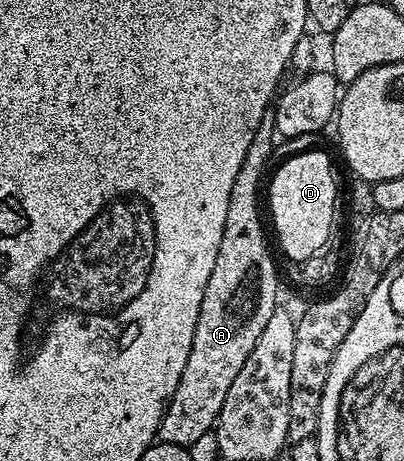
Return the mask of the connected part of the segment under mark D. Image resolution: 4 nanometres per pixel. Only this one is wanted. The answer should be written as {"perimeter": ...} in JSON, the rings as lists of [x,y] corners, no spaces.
{"perimeter":[[[310,149],[307,153],[298,153],[295,157],[290,157],[278,170],[274,173],[274,178],[269,178],[268,189],[270,185],[270,213],[268,209],[268,217],[274,220],[274,233],[278,236],[278,245],[282,248],[282,253],[287,257],[287,262],[293,263],[303,261],[312,255],[316,255],[316,251],[320,251],[320,247],[324,247],[331,240],[330,232],[334,229],[334,208],[338,205],[338,181],[334,178],[334,165],[330,162],[330,157],[322,149]]]}

